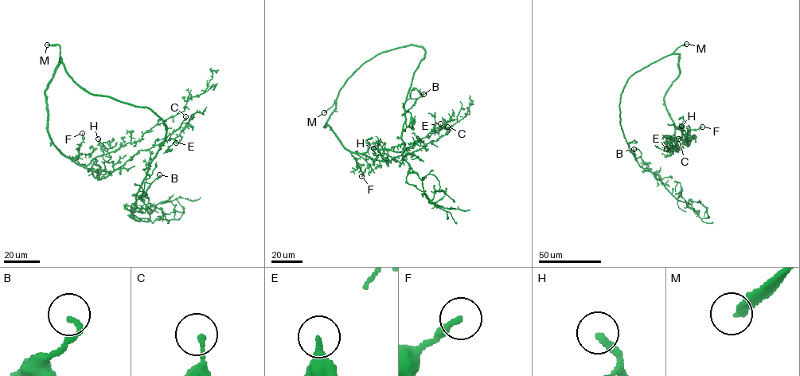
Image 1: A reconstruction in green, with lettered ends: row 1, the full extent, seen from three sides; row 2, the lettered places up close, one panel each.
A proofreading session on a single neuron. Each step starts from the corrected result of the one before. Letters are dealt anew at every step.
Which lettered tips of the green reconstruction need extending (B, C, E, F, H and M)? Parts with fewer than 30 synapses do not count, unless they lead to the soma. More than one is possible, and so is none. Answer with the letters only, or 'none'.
F, H, M

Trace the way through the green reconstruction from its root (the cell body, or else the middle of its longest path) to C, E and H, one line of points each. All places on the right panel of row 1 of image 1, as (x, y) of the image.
C: (648, 65), (679, 54), (679, 76), (664, 98), (674, 127), (669, 150), (678, 150), (673, 146), (678, 139)
E: (648, 65), (679, 54), (679, 76), (664, 98), (674, 127), (675, 135), (667, 146), (678, 149), (666, 148)
H: (648, 65), (679, 54), (679, 76), (664, 102), (676, 137), (684, 141), (681, 126)

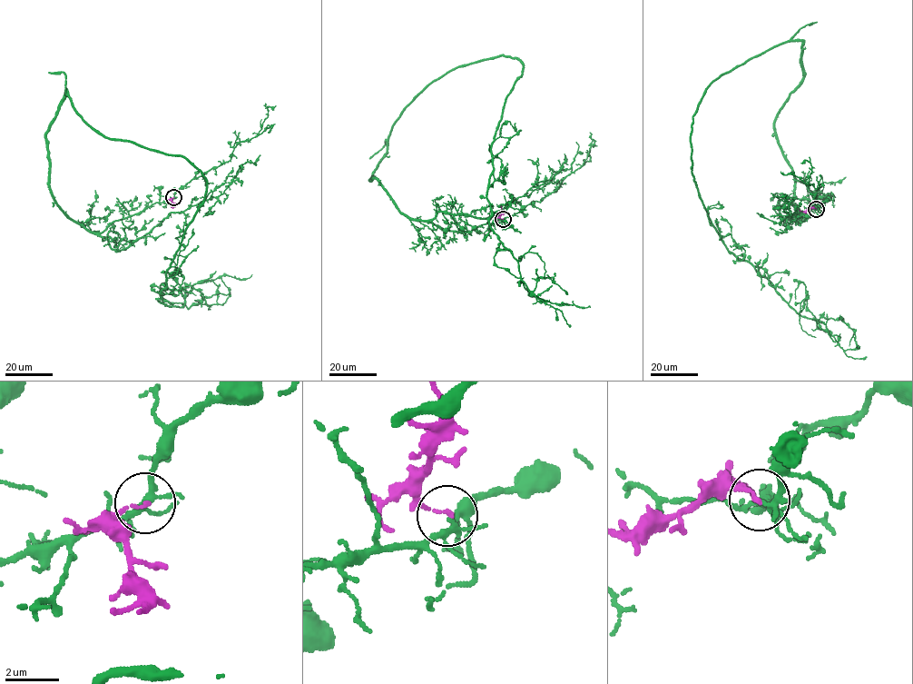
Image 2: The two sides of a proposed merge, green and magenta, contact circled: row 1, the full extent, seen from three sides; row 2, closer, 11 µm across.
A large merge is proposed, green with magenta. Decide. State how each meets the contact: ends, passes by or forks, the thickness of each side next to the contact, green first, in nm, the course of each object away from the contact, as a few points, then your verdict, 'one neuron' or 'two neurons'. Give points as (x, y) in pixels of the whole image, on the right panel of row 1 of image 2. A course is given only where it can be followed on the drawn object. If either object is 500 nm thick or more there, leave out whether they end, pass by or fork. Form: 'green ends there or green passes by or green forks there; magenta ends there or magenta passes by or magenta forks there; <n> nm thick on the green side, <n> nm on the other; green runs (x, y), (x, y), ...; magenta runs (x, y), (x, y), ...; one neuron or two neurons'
green forks there; magenta ends there; 160 nm thick on the green side, 120 nm on the other; green runs (816, 209), (775, 131), (803, 74), (802, 41), (785, 41), (709, 85), (692, 173), (728, 252), (859, 346); magenta runs (816, 209), (799, 210); two neurons

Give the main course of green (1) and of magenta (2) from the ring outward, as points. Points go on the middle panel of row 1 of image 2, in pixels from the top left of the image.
1: (503, 219), (443, 229), (369, 178), (416, 95), (502, 55), (524, 70), (489, 224), (529, 295), (590, 307)
2: (503, 219), (500, 205)

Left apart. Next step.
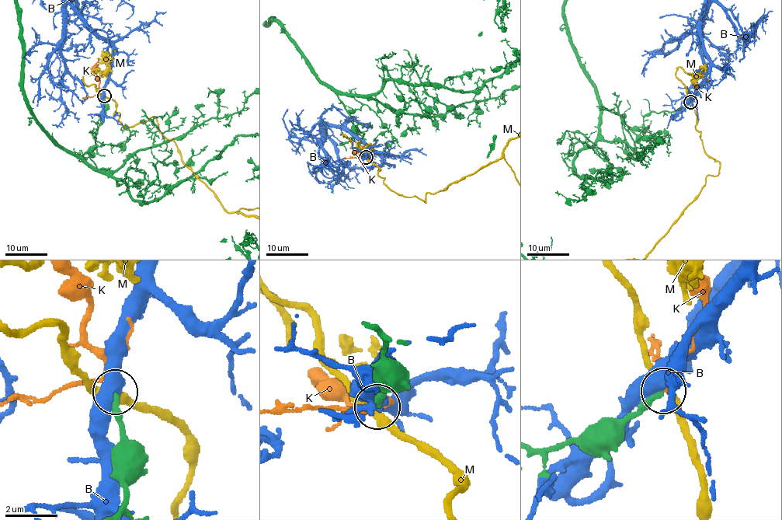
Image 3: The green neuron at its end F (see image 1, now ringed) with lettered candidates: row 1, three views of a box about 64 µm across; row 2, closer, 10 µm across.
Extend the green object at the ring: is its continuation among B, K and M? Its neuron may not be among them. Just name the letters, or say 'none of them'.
K

